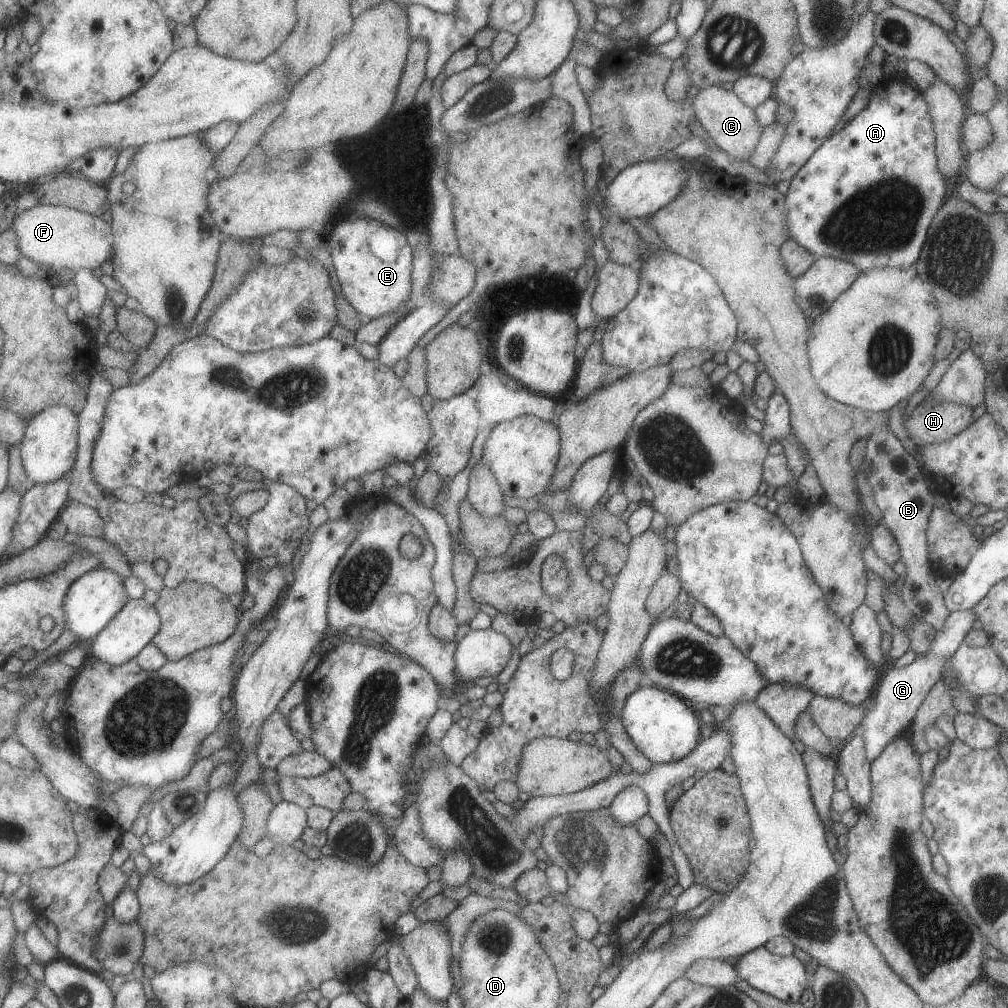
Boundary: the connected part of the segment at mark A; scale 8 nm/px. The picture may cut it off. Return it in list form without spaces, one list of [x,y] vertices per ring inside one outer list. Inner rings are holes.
[[[898,73],[897,76],[892,76],[889,81],[882,80],[874,86],[870,90],[871,95],[866,108],[854,116],[850,122],[843,124],[844,127],[841,130],[830,135],[790,180],[789,191],[785,195],[789,238],[792,237],[793,241],[802,245],[815,258],[832,257],[844,259],[856,265],[862,272],[874,267],[900,267],[904,269],[914,265],[920,256],[930,223],[943,205],[944,198],[946,198],[946,179],[939,171],[937,163],[933,118],[930,114],[928,103],[922,92],[913,88],[912,85],[907,85],[903,78],[904,74]]]

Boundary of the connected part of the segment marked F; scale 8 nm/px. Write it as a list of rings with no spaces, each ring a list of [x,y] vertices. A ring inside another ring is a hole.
[[[39,204],[36,207],[25,210],[20,214],[15,227],[19,236],[20,248],[24,256],[49,269],[49,278],[60,283],[62,272],[70,268],[74,273],[82,269],[96,270],[108,260],[112,261],[115,253],[116,239],[113,231],[113,223],[108,224],[104,218],[86,211],[70,208],[64,205]]]

